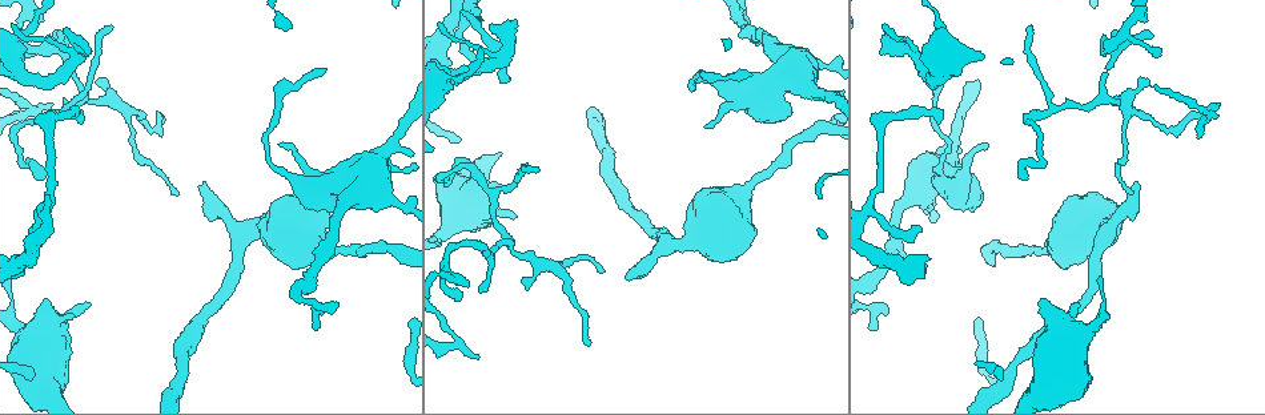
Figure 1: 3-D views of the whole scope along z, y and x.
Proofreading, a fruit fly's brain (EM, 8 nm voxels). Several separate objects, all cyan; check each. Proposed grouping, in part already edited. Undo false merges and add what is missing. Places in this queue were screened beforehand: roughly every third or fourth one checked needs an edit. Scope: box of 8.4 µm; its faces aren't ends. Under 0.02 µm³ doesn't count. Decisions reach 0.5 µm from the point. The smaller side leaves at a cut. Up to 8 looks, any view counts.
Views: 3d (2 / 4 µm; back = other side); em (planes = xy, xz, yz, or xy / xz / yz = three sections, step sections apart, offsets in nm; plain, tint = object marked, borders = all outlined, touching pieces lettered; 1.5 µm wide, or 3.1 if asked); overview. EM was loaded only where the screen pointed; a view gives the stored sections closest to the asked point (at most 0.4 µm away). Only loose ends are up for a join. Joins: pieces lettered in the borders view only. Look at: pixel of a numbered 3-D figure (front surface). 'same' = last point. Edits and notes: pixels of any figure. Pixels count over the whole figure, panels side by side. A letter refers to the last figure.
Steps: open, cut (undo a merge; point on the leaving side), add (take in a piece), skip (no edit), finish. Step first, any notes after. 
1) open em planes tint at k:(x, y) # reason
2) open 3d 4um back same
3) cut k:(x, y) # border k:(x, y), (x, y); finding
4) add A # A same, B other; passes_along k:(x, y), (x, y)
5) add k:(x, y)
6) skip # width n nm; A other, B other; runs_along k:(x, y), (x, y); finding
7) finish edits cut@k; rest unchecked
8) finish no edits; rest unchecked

open 3d 2um at 1:(43, 177) # long arm stops here

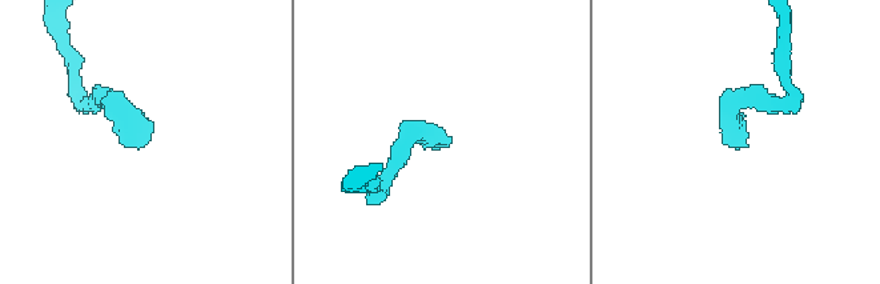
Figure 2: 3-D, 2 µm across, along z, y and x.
open em yz step 4 tint at 2:(441, 145)

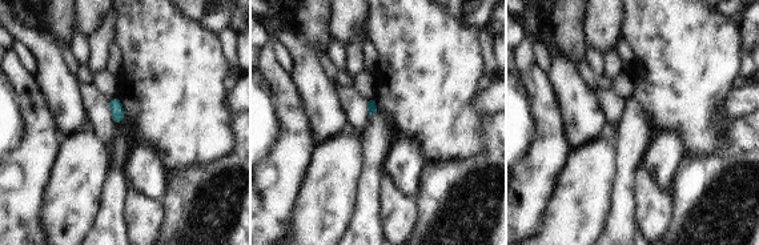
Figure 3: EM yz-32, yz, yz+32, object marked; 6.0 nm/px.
open em planes borders same # another direction

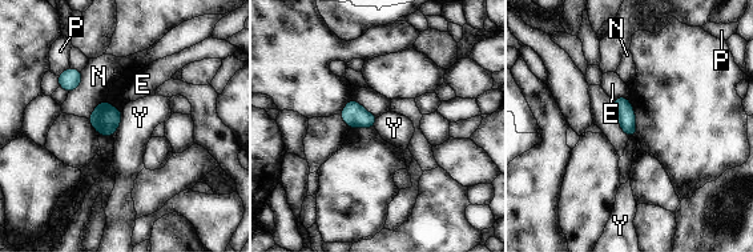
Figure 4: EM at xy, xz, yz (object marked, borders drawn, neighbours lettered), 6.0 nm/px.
skip # E other, N other, P other, Y other; border 4:(123, 111), (123, 119), (112, 136); none of them fits

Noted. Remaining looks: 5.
open em planes borders at 1:(937, 124) # branch stops here

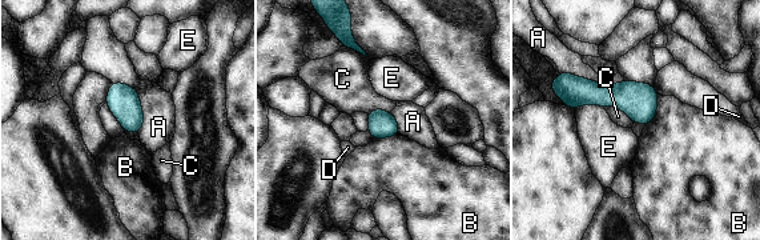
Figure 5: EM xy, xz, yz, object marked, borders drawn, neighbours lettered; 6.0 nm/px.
skip # A other, B other, C other, D other, E other; border 5:(658, 95), (655, 116), (646, 126); no lettered piece goes on from it

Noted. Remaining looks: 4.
open em yz step 4 tint at 1:(986, 142) # thin end

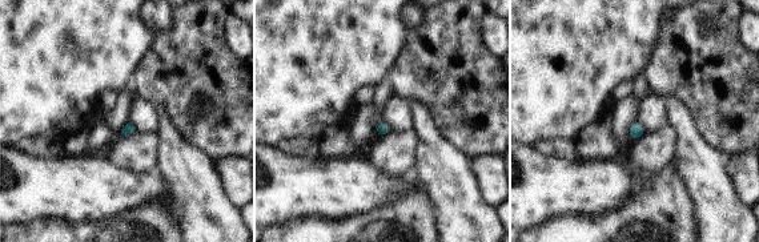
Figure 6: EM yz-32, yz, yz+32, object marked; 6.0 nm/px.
open em yz step 4 borders same

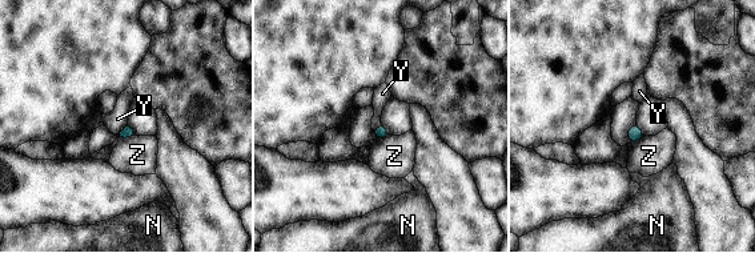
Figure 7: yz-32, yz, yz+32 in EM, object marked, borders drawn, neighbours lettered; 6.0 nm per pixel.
skip # longest_contact Z 100 nm; N other, Y other, Z other; border 7:(127, 124), (119, 136); none of them fits

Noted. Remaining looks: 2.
finish no edits; rest unchecked

